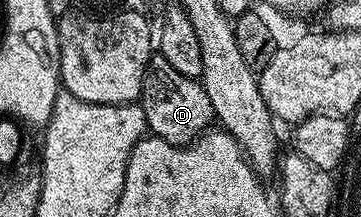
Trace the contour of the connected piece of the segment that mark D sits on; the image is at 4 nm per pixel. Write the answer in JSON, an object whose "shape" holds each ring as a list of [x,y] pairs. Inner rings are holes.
{"shape":[[[159,53],[149,56],[149,68],[143,77],[139,102],[145,114],[146,128],[156,138],[165,139],[176,147],[196,143],[199,136],[204,135],[215,123],[211,97],[207,97],[205,88],[196,78],[179,73],[179,69],[171,69],[171,61]]]}

